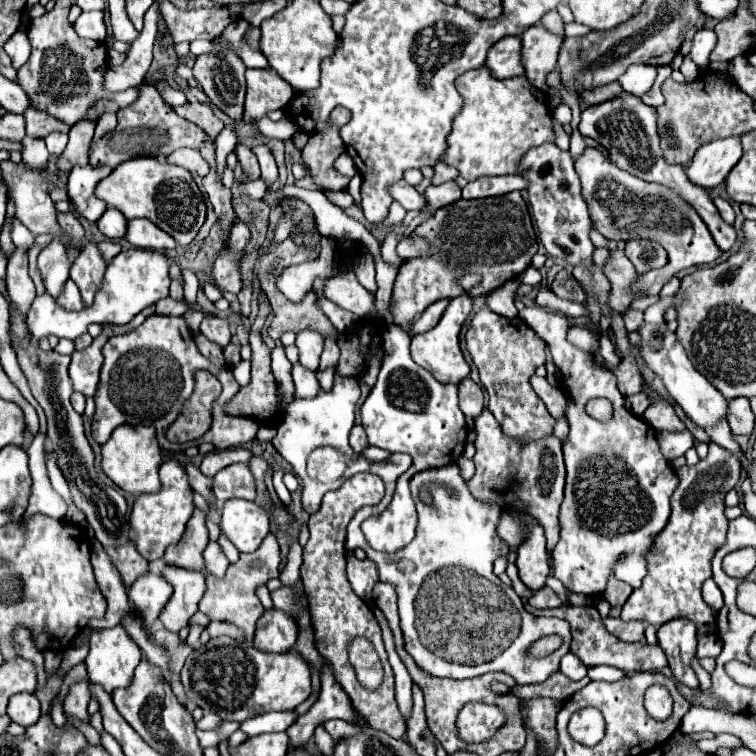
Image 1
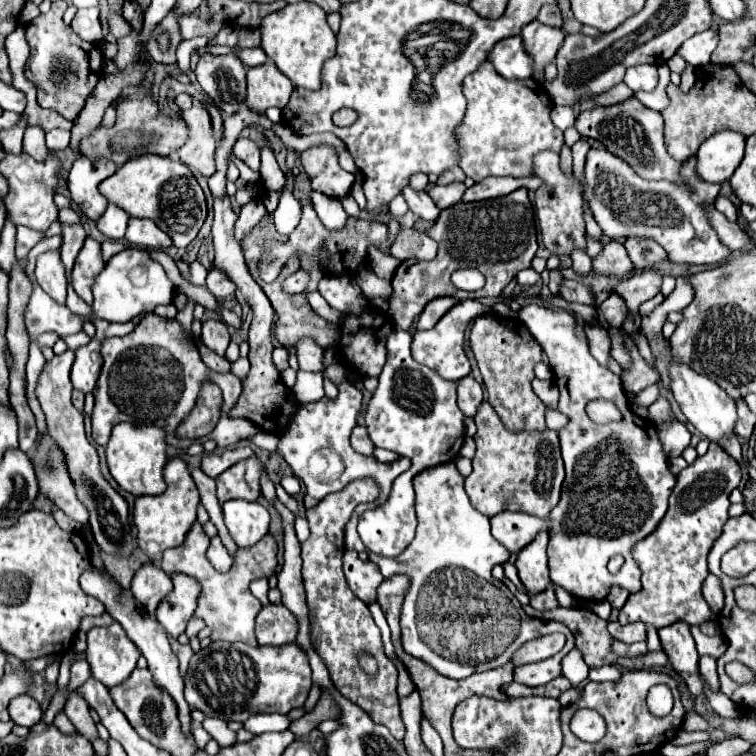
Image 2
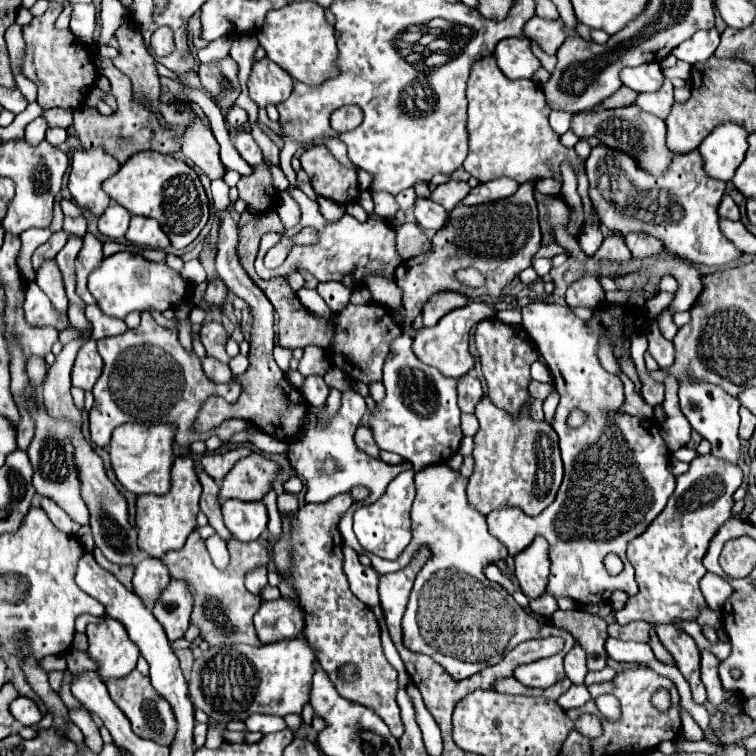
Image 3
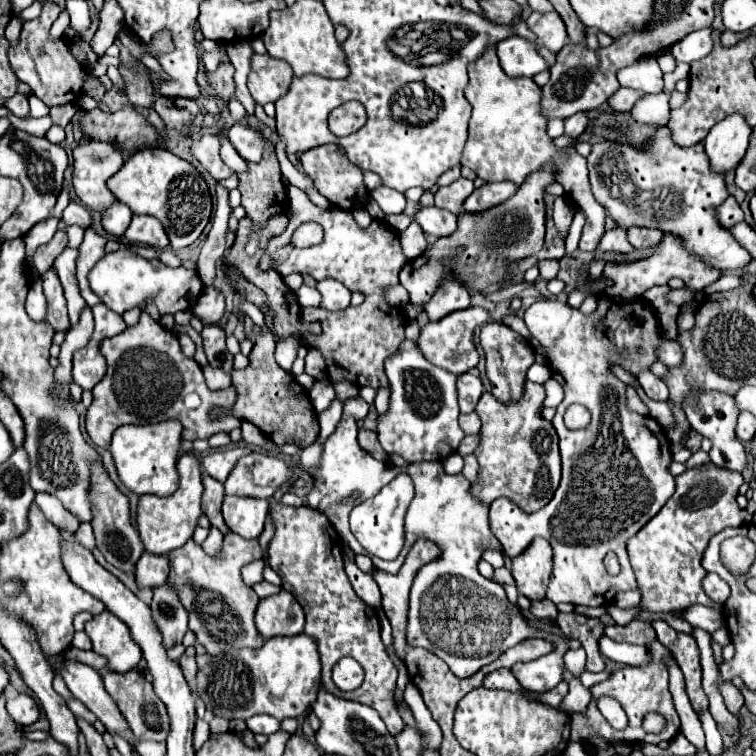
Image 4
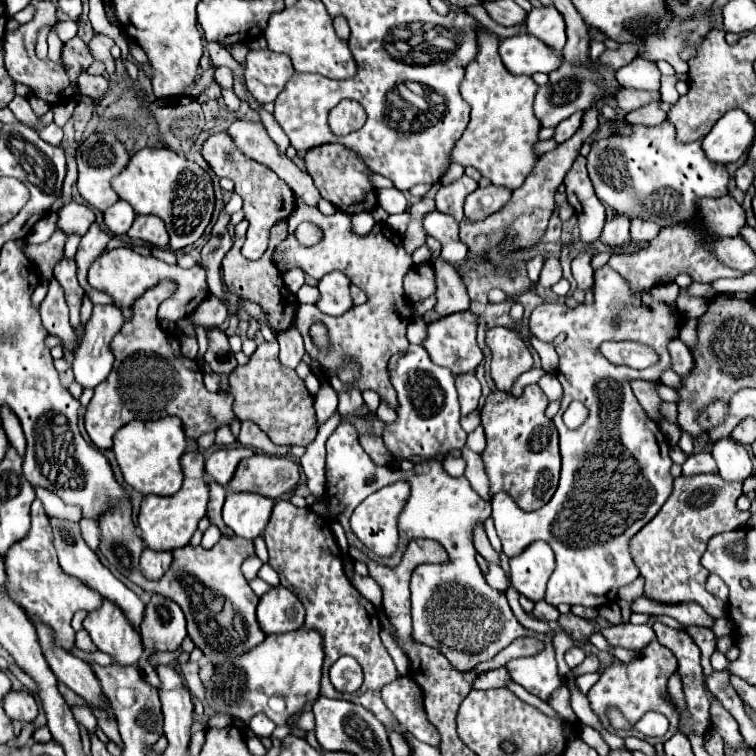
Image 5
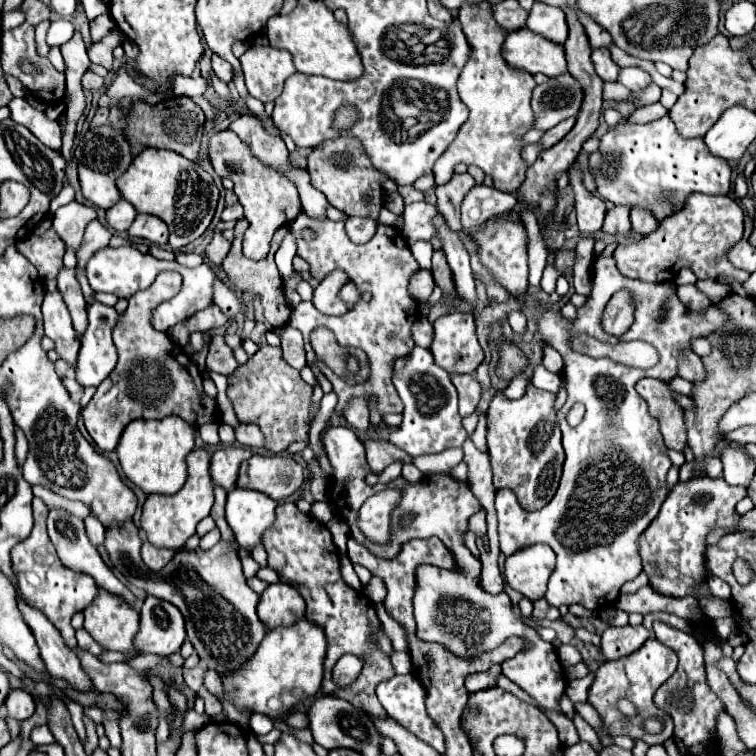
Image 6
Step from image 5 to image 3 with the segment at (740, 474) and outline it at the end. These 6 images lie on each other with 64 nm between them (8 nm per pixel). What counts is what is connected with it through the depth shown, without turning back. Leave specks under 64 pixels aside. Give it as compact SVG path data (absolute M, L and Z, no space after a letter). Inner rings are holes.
M684 380L680 384L678 396L680 396L680 408L682 408L684 416L688 418L688 422L692 424L692 428L712 444L710 454L716 458L722 458L726 462L738 464L740 454L742 454L740 438L738 438L738 424L740 424L740 416L738 416L740 402L738 402L738 398L726 394L722 388L718 388L714 384L692 382L692 380Z

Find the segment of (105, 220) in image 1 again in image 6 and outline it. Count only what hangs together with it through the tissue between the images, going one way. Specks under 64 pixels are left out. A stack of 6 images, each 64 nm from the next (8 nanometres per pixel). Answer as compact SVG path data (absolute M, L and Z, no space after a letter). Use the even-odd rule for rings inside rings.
M120 200L118 204L114 204L112 208L106 210L108 224L118 232L128 230L130 224L134 222L134 218L136 218L136 208L132 208L132 204L128 204L126 200Z

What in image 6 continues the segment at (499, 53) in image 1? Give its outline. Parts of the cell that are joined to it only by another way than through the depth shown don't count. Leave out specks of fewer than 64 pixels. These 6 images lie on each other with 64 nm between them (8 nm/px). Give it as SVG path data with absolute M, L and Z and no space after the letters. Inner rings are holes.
M528 28L508 32L502 46L502 56L510 66L524 68L530 74L542 72L552 78L568 70L562 44L546 40Z

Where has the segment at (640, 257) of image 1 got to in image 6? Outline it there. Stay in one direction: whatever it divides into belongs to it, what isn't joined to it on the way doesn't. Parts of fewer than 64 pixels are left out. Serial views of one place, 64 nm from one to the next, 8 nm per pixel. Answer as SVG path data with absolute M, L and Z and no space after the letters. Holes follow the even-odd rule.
M632 208L630 220L632 220L632 230L642 234L642 236L650 234L658 226L658 220L652 216L652 212L648 212L644 208Z

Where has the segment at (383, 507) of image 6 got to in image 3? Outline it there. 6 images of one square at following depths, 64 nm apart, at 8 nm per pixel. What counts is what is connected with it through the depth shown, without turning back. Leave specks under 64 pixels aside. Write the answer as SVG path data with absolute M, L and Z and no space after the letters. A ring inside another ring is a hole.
M398 475L388 485L386 492L372 504L360 506L354 518L354 534L362 548L380 558L396 560L410 542L410 506L416 495L414 475Z

